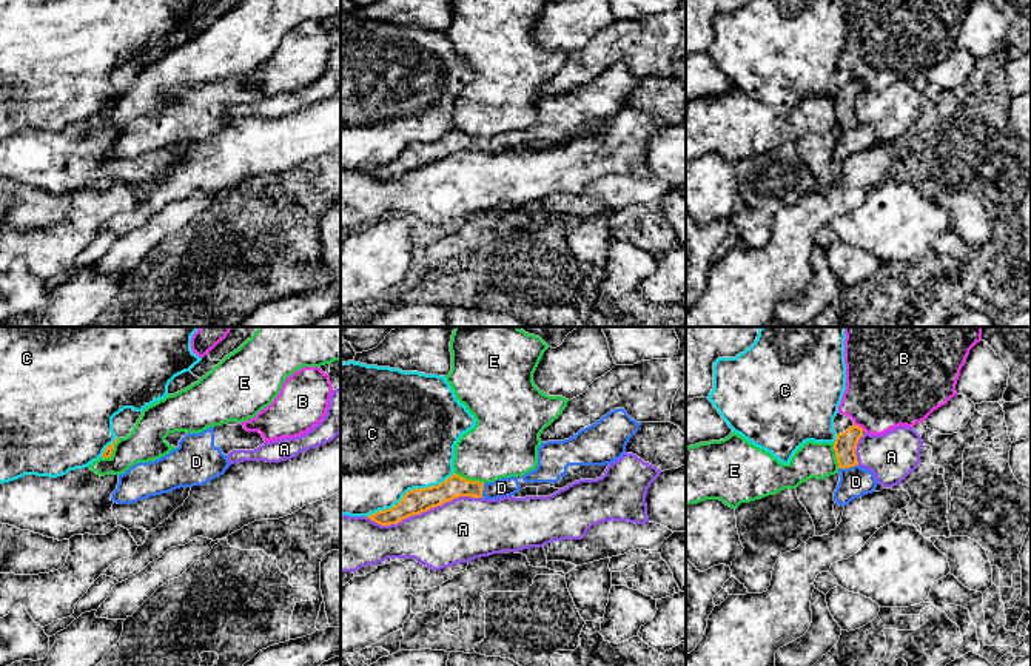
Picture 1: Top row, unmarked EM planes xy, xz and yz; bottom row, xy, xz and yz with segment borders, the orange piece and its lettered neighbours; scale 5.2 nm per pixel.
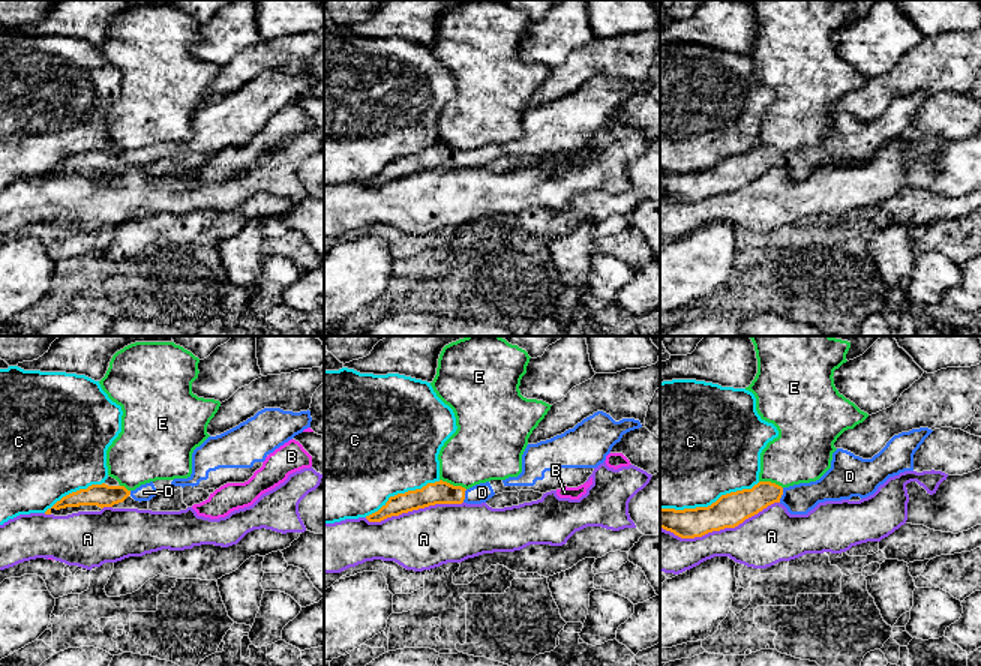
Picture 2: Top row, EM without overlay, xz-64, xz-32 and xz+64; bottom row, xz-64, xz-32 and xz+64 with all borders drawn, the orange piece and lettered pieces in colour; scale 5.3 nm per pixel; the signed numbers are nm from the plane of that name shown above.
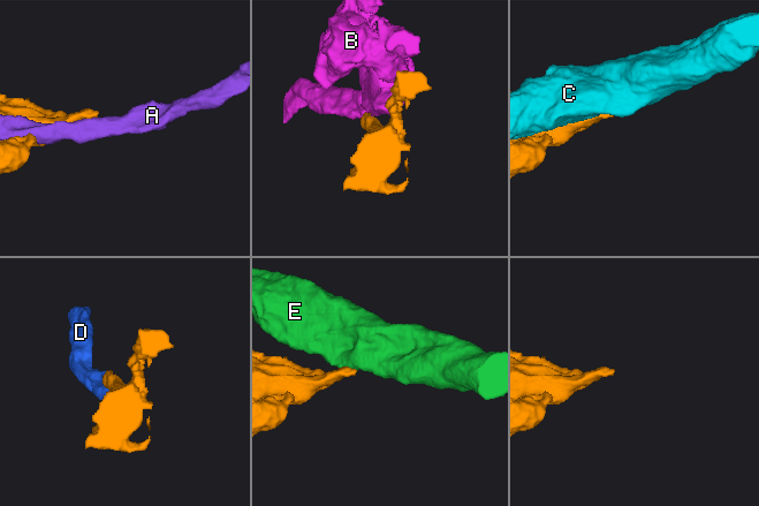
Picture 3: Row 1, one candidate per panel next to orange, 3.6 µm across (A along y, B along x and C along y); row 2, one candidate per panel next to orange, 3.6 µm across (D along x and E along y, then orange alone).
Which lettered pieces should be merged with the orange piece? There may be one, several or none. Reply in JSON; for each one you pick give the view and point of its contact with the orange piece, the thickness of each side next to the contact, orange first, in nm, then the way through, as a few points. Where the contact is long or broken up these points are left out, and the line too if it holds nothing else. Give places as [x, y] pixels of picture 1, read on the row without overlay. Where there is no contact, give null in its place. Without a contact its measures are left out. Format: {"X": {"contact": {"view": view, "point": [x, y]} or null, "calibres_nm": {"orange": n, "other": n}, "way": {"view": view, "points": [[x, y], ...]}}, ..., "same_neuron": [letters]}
{"D": {"contact": {"view": "yz", "point": [848, 122]}, "calibres_nm": {"orange": 120, "other": 160}, "way": {"view": "yz", "points": [[845, 99], [848, 122], [856, 136]]}}, "same_neuron": ["D"]}

